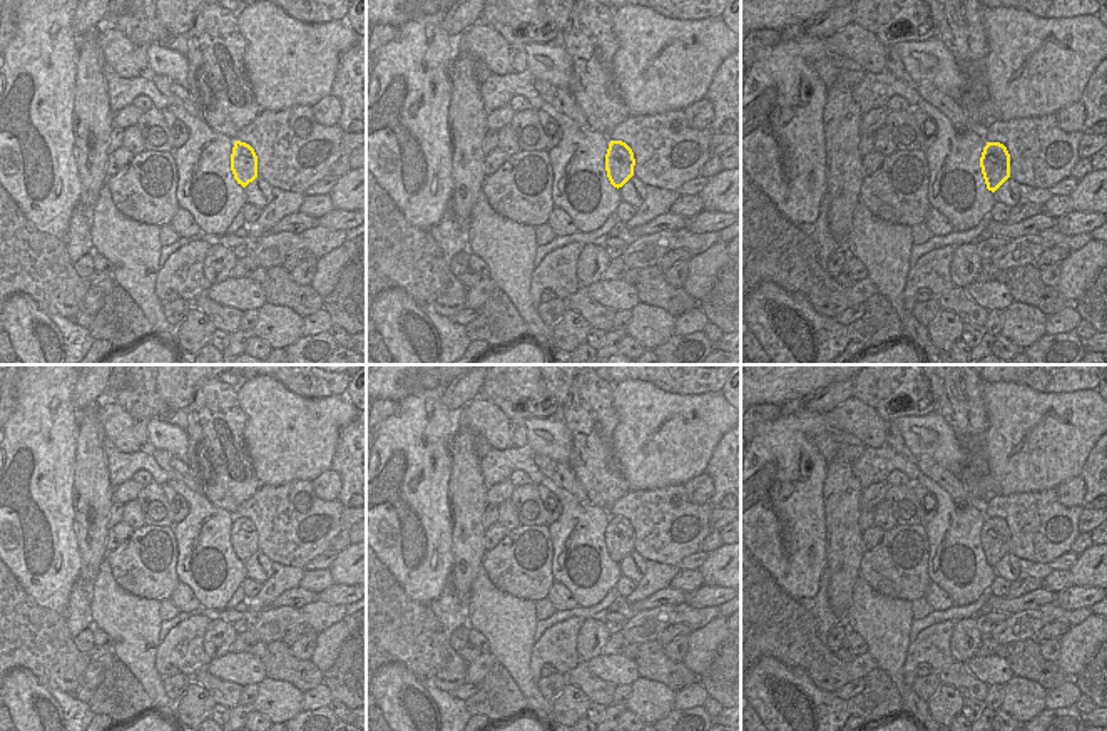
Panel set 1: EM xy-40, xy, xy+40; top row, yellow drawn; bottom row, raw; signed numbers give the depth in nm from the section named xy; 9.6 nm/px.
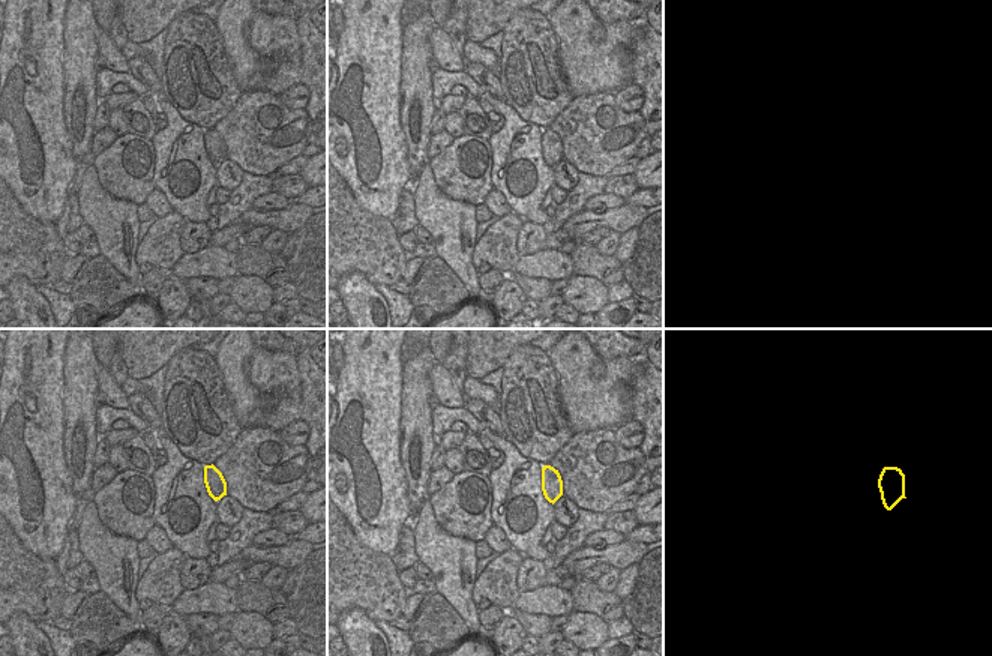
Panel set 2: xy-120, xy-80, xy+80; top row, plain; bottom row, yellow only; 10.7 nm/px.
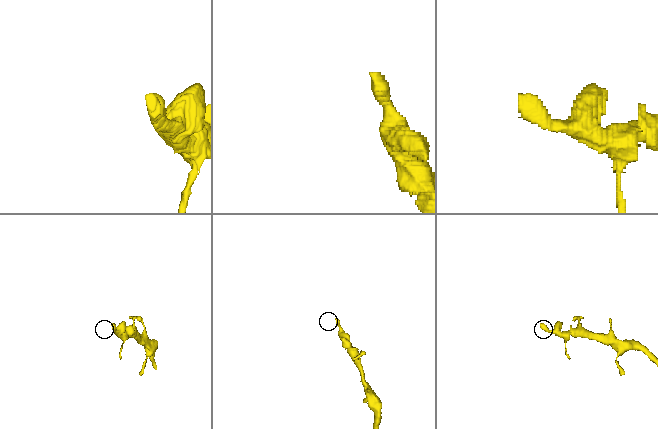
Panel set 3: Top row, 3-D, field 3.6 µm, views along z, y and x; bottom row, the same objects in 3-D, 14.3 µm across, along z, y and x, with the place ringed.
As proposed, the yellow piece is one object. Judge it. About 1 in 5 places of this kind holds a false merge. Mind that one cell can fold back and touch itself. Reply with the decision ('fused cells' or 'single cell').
single cell

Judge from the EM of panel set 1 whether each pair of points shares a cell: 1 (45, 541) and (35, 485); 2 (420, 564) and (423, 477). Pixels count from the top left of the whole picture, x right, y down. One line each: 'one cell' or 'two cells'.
1: one cell
2: one cell

